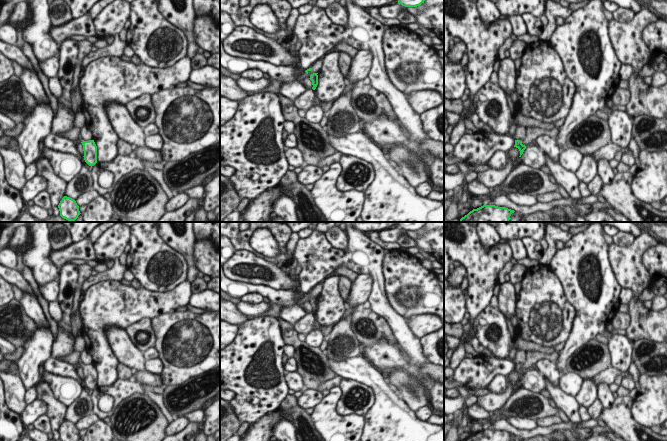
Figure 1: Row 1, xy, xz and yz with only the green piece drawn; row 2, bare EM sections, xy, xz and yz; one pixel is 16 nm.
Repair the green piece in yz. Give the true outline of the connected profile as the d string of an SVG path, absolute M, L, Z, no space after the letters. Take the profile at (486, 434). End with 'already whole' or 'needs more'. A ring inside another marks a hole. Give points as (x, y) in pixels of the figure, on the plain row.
M486 429L473 433L464 441L510 441L514 434L495 429Z; already whole

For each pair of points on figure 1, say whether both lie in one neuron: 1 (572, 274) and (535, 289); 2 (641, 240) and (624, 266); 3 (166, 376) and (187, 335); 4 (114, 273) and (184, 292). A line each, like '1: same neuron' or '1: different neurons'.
1: different neurons
2: same neuron
3: same neuron
4: different neurons

